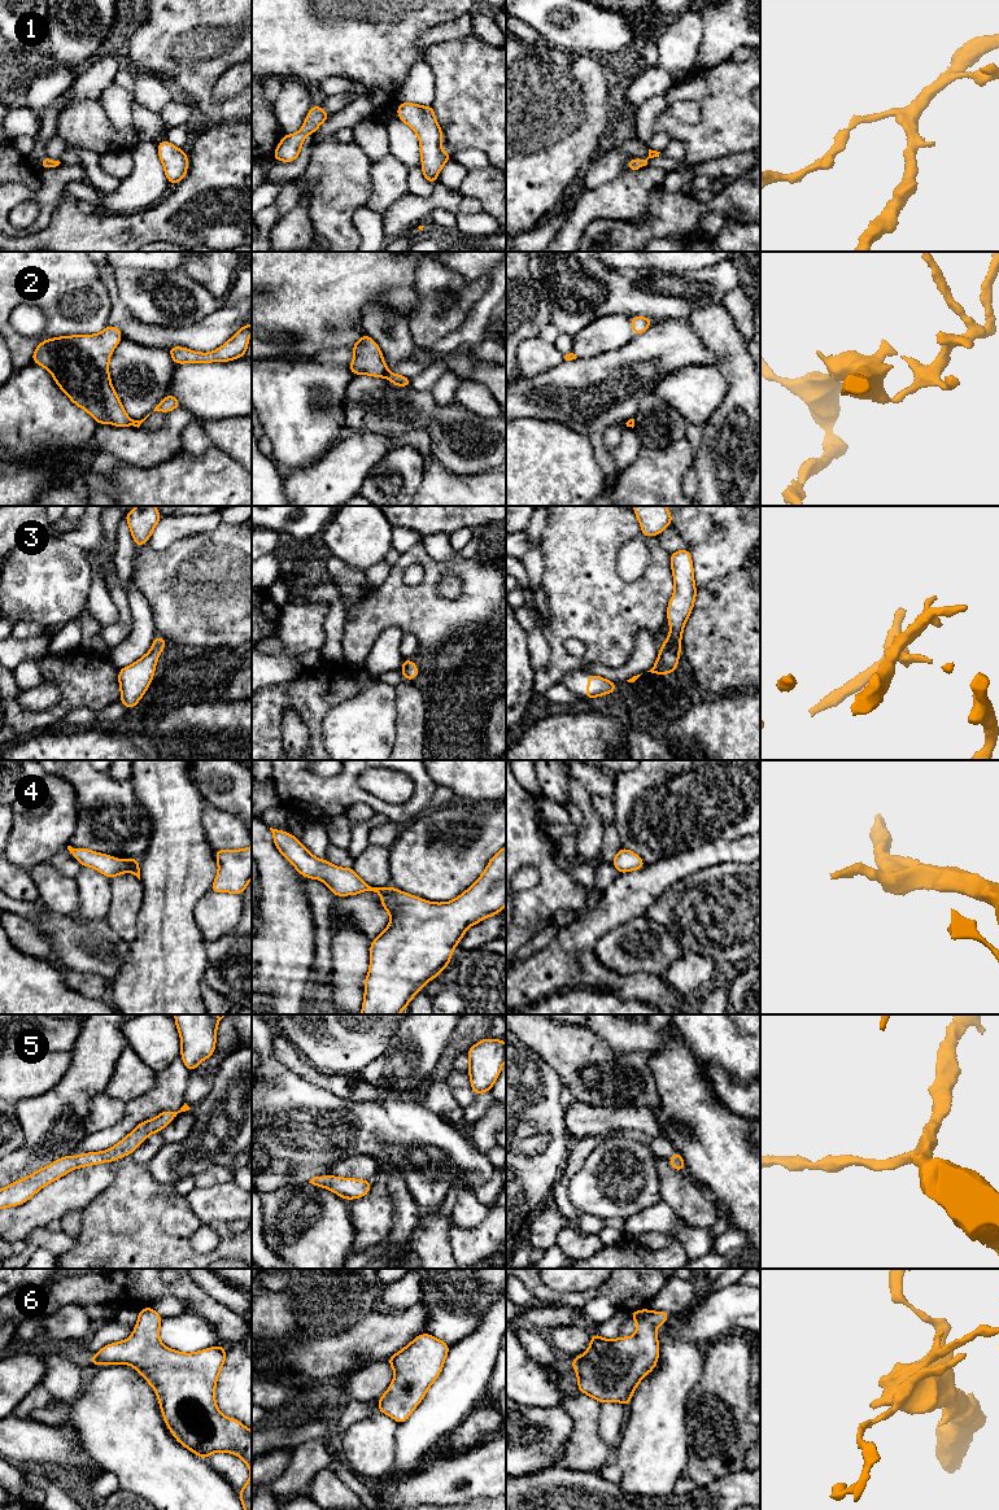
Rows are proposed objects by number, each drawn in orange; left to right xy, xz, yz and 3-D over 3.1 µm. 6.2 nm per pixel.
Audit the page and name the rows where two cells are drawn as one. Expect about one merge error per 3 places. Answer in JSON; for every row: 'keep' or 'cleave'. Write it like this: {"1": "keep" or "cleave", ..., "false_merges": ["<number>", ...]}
{"1": "keep", "2": "keep", "3": "keep", "4": "keep", "5": "keep", "6": "keep", "false_merges": []}

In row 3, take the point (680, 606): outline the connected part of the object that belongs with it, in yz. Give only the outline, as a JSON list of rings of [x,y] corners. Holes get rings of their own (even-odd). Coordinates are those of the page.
[[[689,549],[671,553],[669,557],[675,582],[675,592],[667,607],[667,619],[671,630],[668,638],[660,646],[659,656],[654,667],[647,671],[658,673],[659,676],[677,669],[684,625],[692,614],[697,597],[693,562]]]

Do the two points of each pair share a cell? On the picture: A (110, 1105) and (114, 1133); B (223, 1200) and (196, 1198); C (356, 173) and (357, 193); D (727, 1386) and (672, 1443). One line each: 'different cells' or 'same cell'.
A: different cells
B: same cell
C: same cell
D: different cells

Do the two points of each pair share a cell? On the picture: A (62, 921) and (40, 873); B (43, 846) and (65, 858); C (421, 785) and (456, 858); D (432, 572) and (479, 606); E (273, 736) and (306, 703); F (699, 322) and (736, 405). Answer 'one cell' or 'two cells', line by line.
A: two cells
B: two cells
C: two cells
D: one cell
E: one cell
F: one cell

